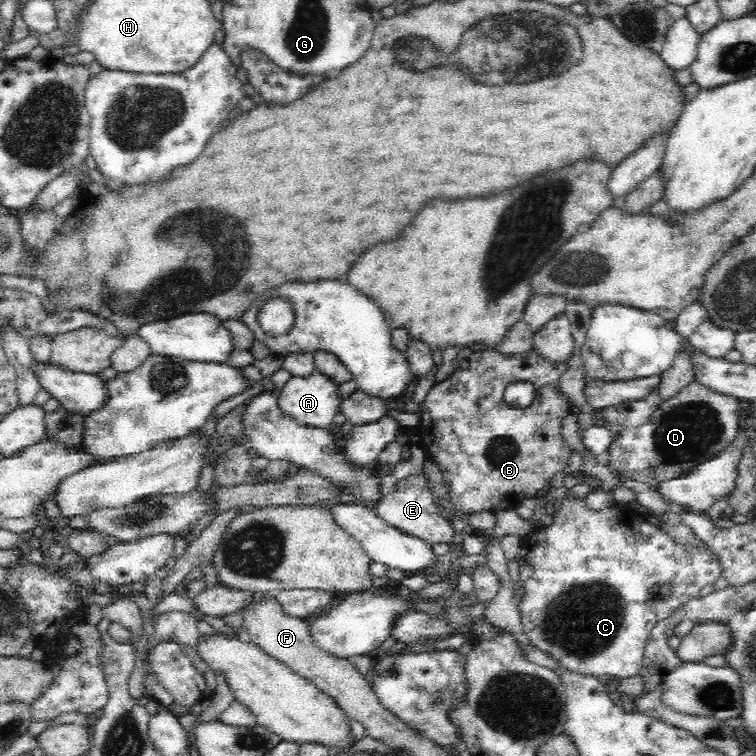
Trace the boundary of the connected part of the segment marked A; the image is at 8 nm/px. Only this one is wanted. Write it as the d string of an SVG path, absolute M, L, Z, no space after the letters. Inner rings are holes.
M318 370L308 376L293 376L282 388L278 396L279 407L284 414L291 416L299 425L326 429L334 415L340 411L339 406L344 399L339 396L338 385L332 378Z

